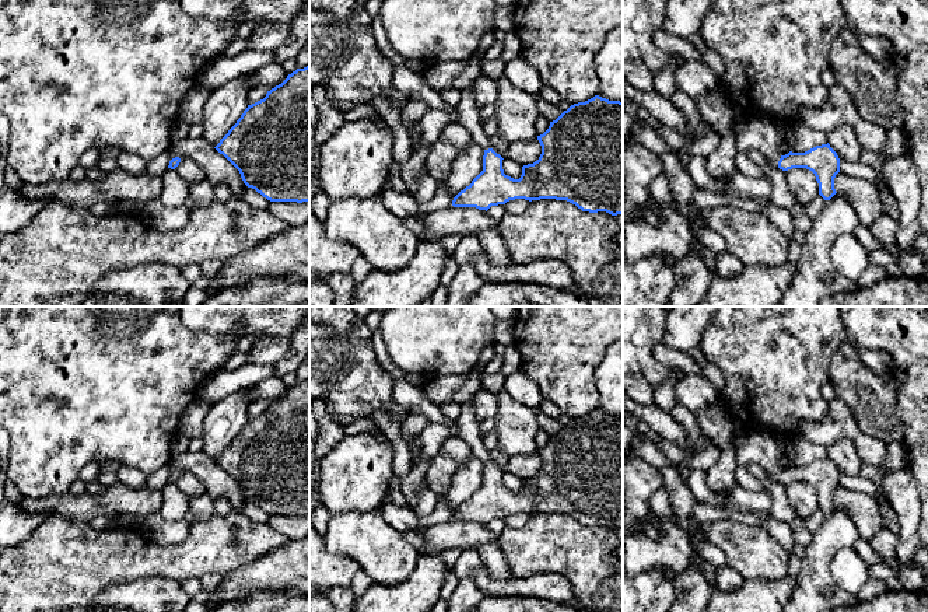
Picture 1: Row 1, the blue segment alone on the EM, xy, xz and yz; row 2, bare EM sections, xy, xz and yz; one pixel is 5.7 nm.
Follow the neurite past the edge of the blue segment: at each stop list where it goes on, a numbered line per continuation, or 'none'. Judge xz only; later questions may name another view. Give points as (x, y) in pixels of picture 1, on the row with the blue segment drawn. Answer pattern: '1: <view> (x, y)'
1: xz (468, 112)

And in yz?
1: yz (763, 135)

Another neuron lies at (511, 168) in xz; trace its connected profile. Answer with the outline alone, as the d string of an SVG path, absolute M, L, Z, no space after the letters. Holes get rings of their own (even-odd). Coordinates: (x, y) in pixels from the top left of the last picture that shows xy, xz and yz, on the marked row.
M504 158L502 160L502 169L504 174L514 178L514 179L519 179L522 175L522 167L519 162Z

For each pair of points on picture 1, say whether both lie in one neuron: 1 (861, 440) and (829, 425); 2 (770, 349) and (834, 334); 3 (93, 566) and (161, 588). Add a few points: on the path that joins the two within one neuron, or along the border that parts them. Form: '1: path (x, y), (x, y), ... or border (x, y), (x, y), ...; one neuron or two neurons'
1: path (853, 433), (844, 425), (837, 425); one neuron
2: path (785, 334), (819, 334); one neuron
3: border (165, 576), (118, 581), (102, 591); two neurons

